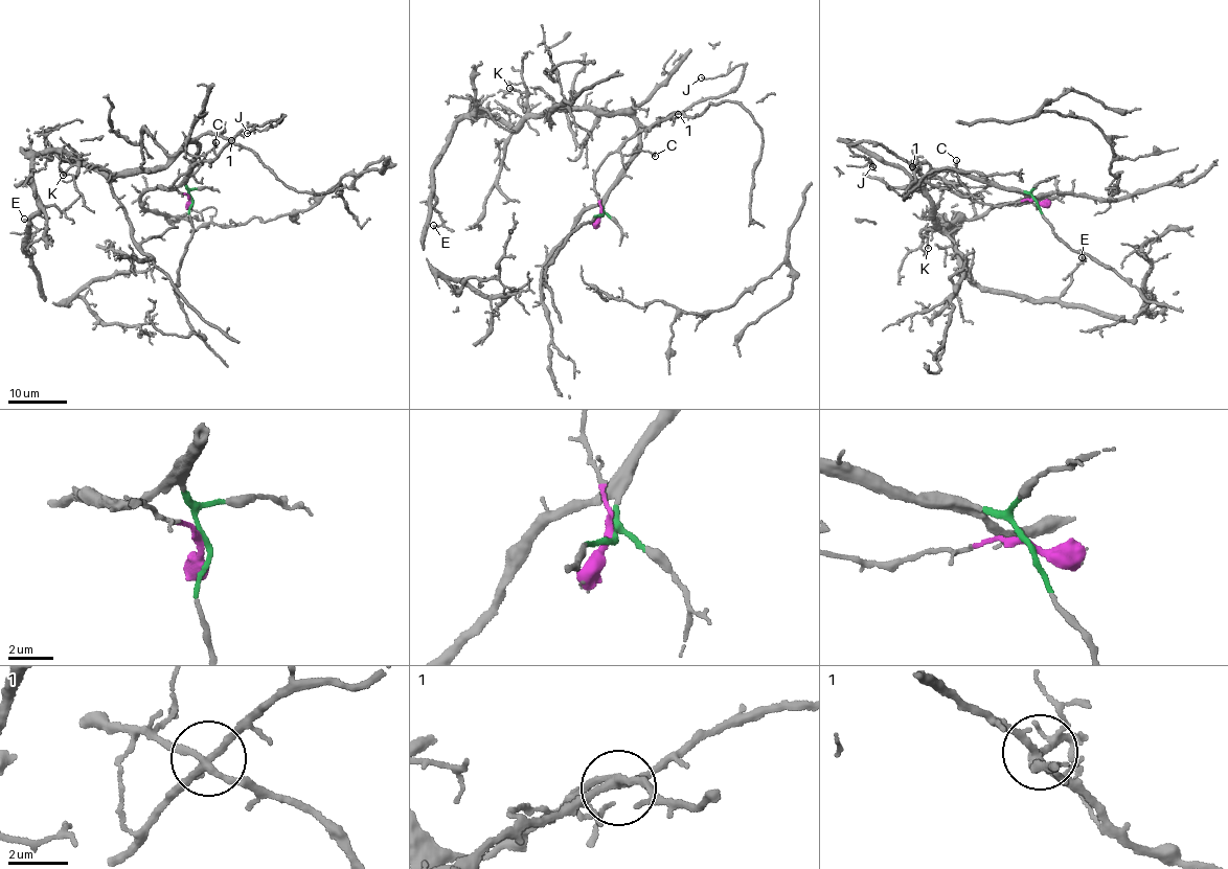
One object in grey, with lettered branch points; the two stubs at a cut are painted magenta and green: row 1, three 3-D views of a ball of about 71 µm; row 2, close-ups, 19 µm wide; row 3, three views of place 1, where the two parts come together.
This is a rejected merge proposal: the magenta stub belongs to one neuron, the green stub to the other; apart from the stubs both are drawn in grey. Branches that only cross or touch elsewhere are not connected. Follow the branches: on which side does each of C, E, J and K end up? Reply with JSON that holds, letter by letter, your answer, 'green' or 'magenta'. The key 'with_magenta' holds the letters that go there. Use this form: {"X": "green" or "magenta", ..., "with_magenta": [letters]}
{"C": "magenta", "E": "green", "J": "magenta", "K": "green", "with_magenta": ["C", "J"]}

